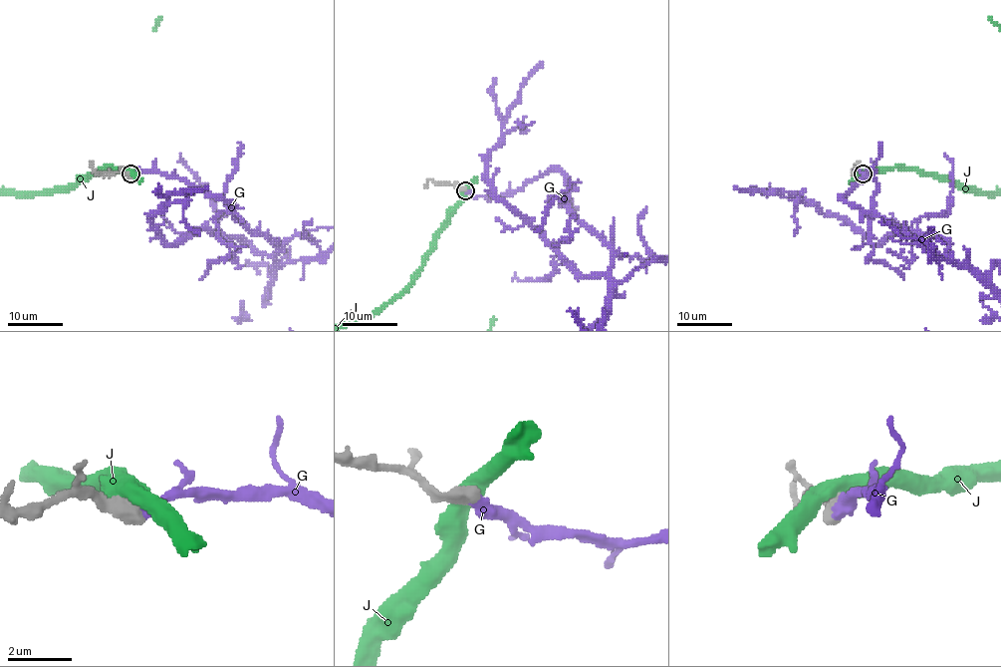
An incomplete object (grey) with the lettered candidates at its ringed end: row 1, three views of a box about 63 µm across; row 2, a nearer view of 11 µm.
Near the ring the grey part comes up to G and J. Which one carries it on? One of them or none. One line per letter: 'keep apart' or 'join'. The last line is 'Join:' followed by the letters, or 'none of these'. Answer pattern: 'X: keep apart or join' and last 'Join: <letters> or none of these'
G: join
J: keep apart
Join: G

